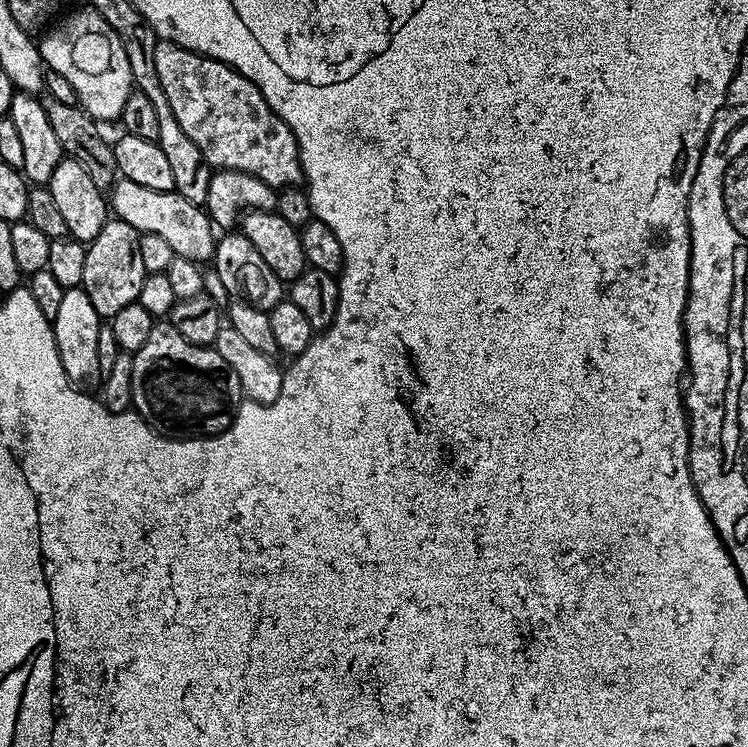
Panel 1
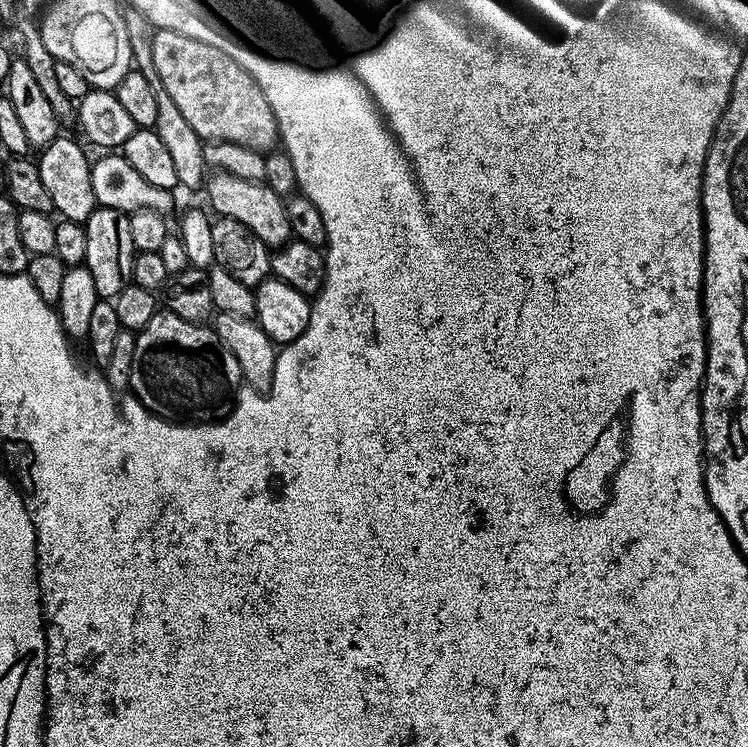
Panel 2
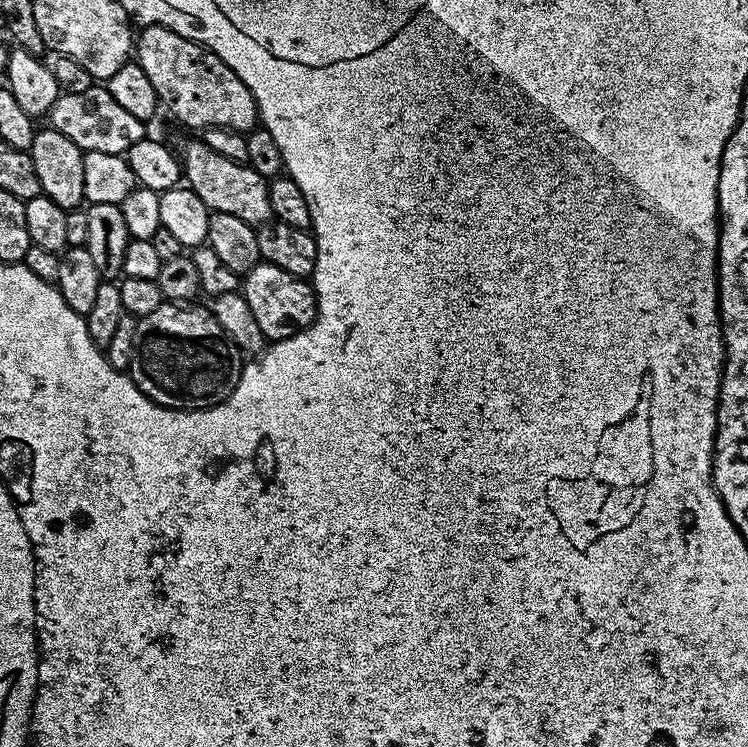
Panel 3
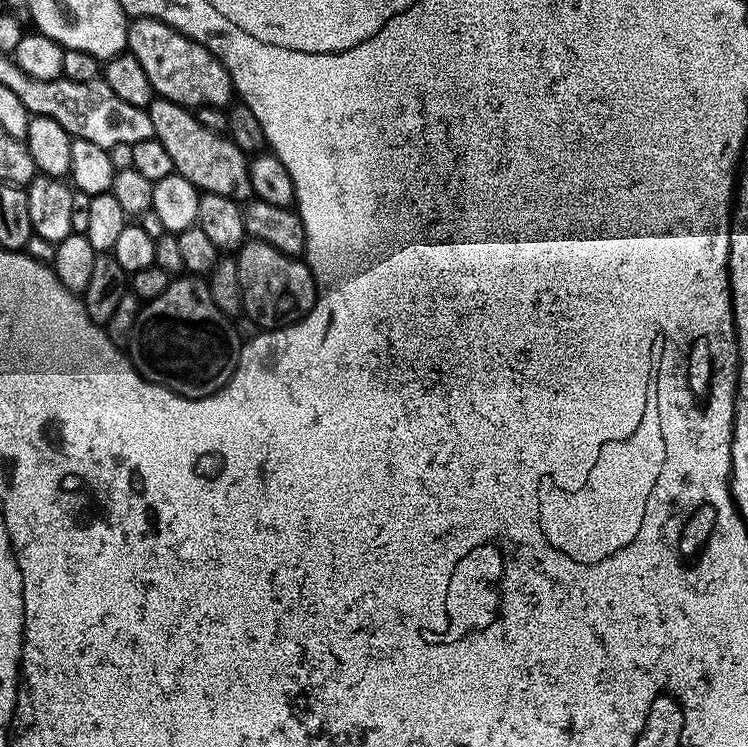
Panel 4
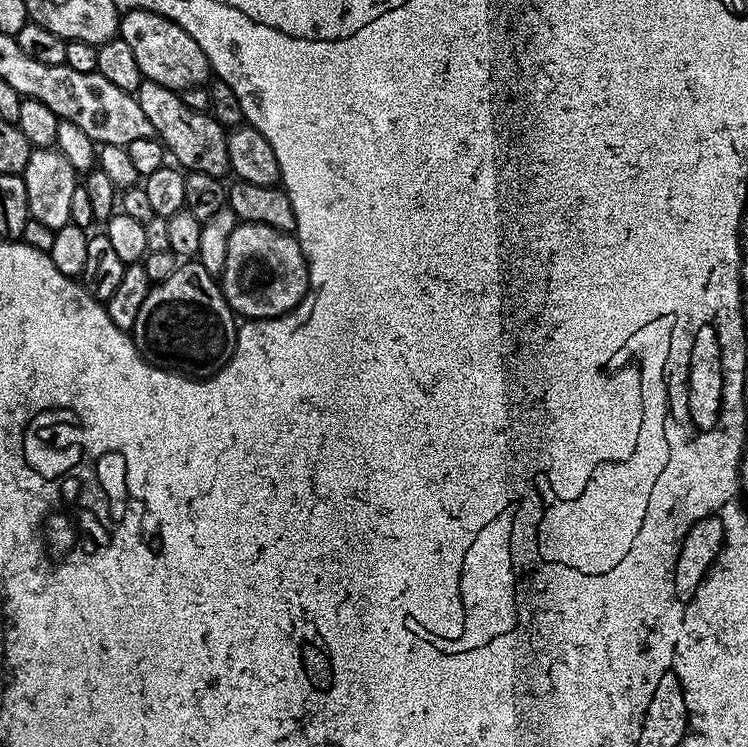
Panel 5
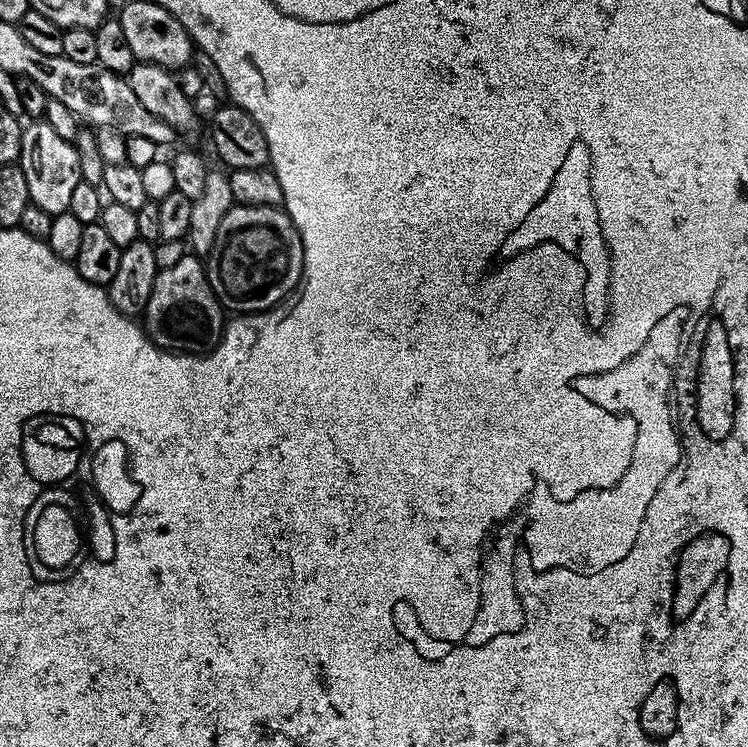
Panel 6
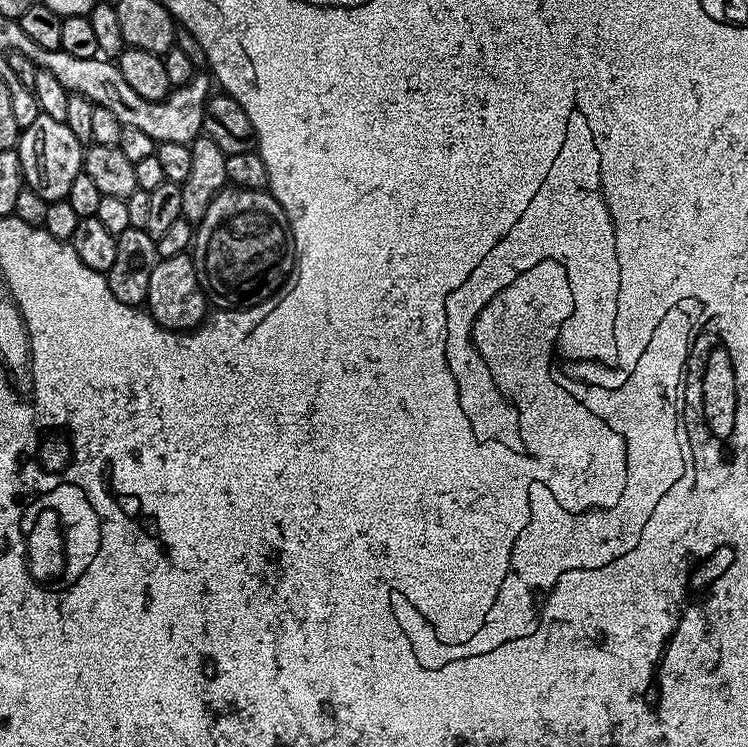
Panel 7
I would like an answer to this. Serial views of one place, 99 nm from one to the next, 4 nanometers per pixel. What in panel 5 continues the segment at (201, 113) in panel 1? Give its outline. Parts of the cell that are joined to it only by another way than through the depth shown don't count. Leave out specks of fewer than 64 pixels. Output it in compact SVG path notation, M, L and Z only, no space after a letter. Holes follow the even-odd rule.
M141 8L127 9L120 16L118 36L126 42L126 46L130 46L141 77L168 87L170 91L181 94L188 88L207 85L213 75L212 65L208 63L202 46L198 46L198 42L194 42L194 38L190 38L190 34L186 34L186 30L182 30L182 26L175 24L170 18Z

